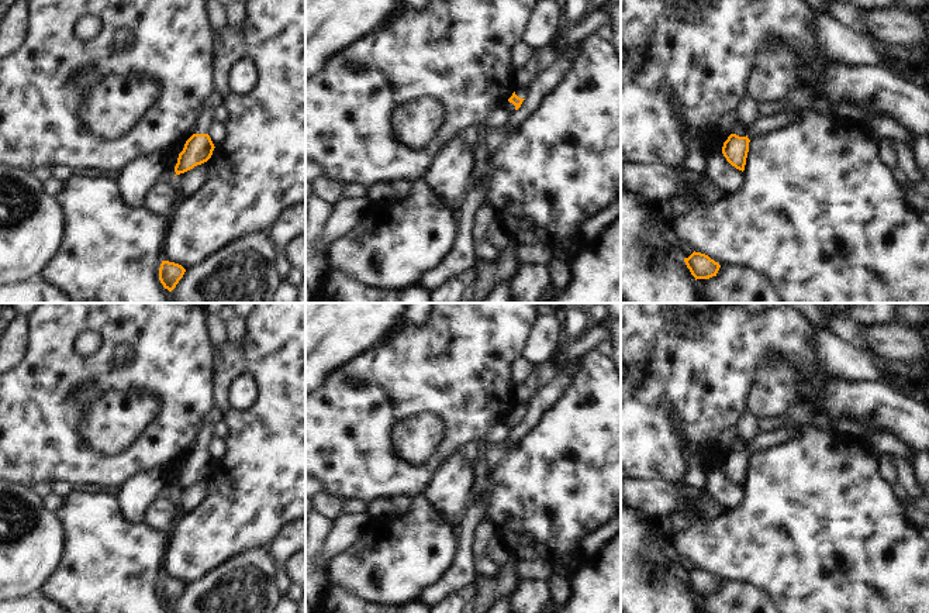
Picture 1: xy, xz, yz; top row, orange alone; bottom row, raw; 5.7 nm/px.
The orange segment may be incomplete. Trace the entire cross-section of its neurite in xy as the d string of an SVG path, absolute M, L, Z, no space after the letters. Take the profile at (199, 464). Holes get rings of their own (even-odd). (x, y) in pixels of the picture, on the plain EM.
M203 426L193 451L186 457L183 466L179 469L177 479L175 482L176 490L184 489L211 473L215 462L208 447L214 440L214 426Z

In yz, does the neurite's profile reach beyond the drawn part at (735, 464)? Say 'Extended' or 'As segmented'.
Extended

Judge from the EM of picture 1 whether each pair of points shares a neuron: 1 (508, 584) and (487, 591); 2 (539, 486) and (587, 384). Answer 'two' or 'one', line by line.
1: one
2: one

